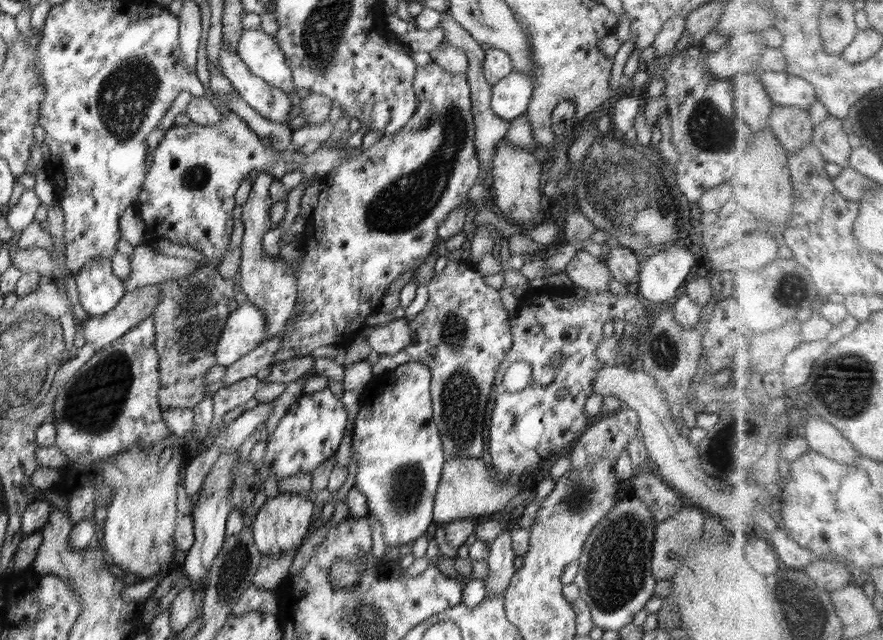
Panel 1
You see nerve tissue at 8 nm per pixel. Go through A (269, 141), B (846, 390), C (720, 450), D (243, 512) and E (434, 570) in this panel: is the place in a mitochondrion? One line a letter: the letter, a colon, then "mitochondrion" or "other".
A: other
B: mitochondrion
C: mitochondrion
D: other
E: other

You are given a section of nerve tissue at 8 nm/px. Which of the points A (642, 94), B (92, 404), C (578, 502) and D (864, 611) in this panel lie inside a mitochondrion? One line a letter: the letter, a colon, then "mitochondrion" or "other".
A: other
B: mitochondrion
C: mitochondrion
D: other

